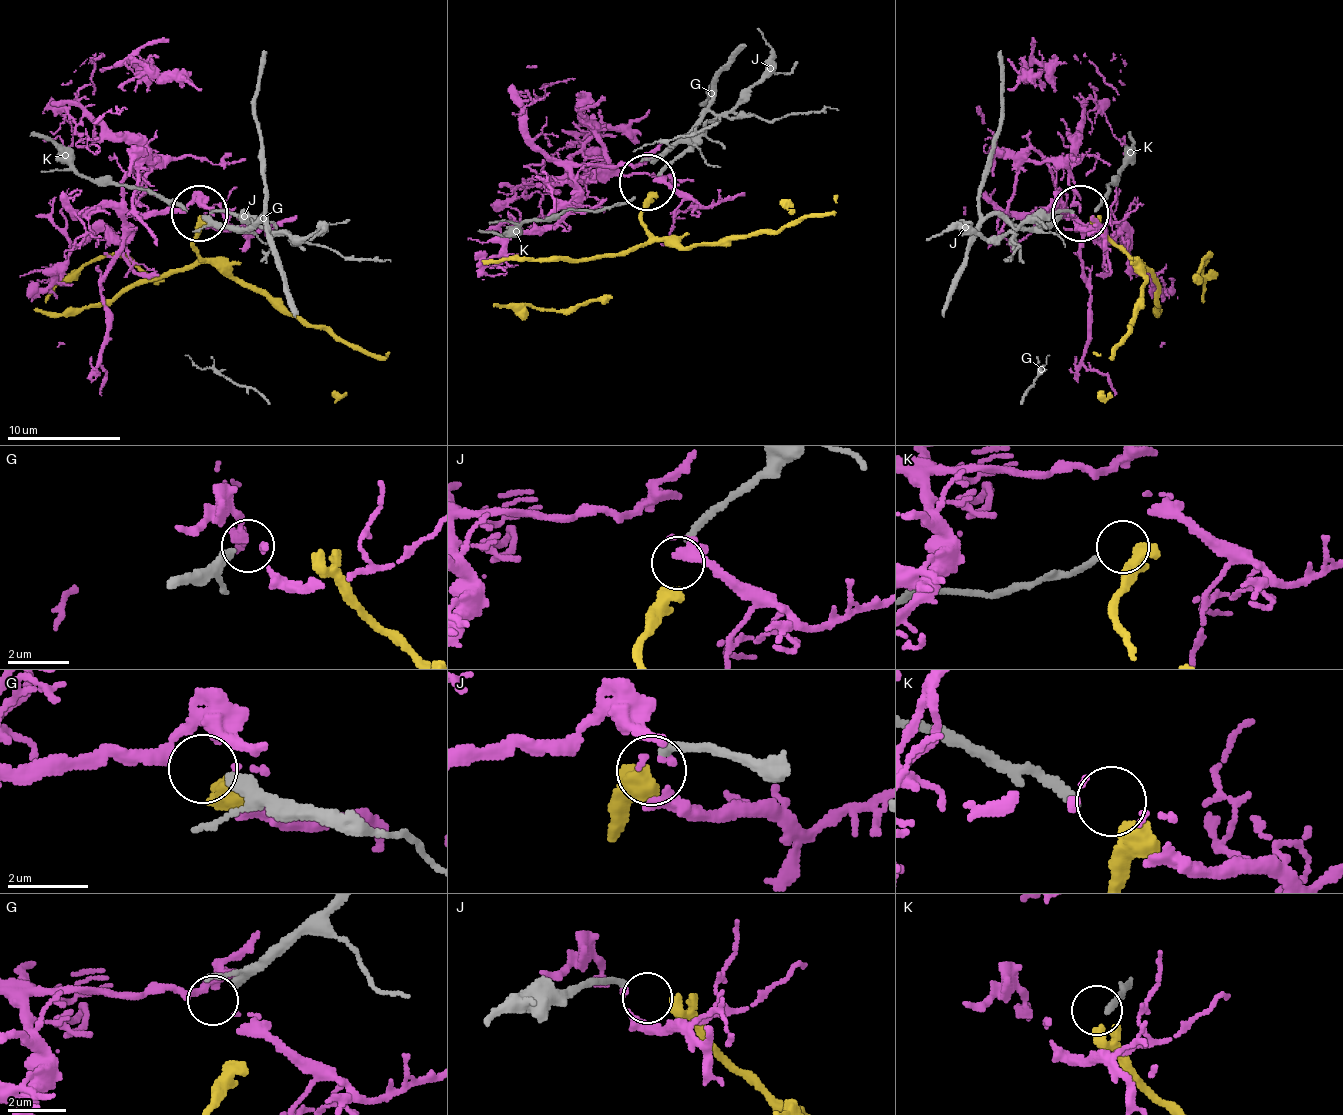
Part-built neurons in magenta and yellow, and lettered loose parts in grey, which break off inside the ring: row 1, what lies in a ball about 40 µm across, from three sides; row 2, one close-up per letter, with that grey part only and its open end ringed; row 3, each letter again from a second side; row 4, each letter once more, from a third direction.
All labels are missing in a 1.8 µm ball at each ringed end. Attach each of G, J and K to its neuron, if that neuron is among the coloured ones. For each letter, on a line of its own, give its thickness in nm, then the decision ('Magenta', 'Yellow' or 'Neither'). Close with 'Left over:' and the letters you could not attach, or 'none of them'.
G: Thickness 260 nm. Neither
J: Thickness 220 nm. Yellow
K: Thickness 200 nm. Neither
Left over: G, K

